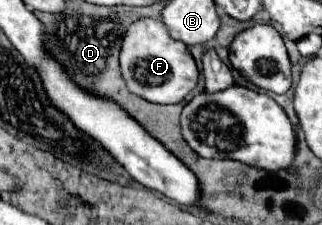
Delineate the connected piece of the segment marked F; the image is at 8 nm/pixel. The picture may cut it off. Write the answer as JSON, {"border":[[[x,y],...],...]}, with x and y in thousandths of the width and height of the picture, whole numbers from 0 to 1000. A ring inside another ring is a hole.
{"border":[[[429,84],[410,102],[404,138],[391,138],[373,227],[373,298],[391,378],[416,422],[509,467],[559,458],[609,387],[621,333],[590,218],[565,182],[534,173],[516,111],[484,84]]]}

